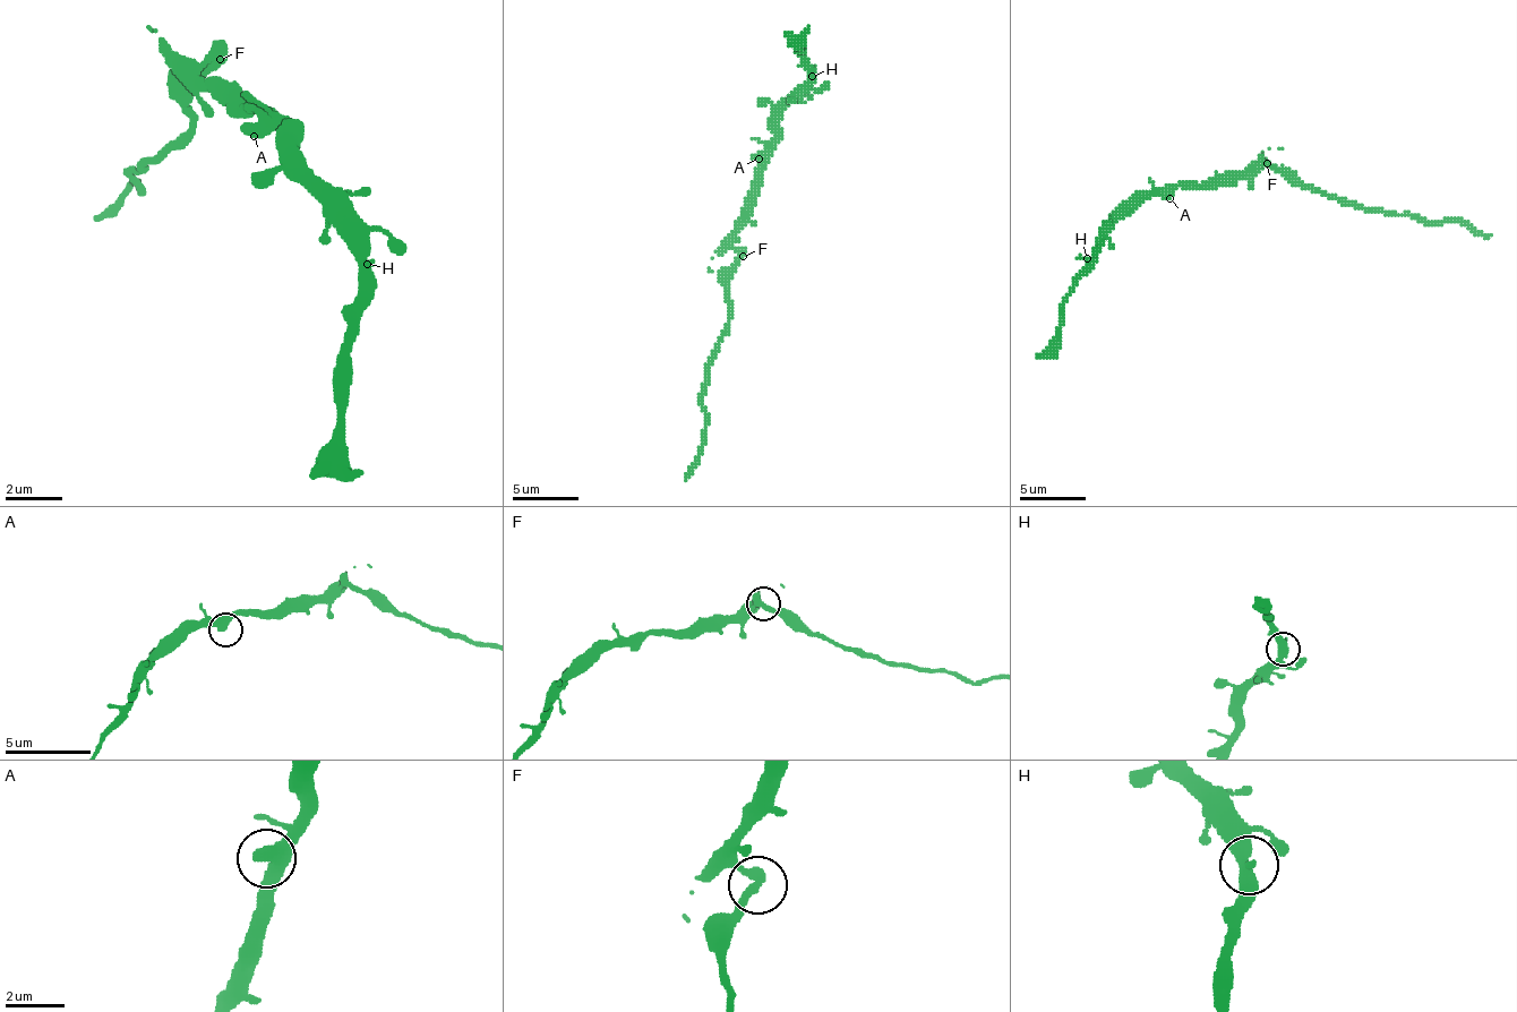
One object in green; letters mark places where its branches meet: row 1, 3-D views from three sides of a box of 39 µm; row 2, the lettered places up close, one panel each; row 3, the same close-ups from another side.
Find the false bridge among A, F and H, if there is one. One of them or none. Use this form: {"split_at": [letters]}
{"split_at": ["F"]}

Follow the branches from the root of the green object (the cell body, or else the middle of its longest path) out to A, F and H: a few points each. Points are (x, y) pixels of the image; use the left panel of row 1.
A: (217, 100), (224, 106), (246, 106), (260, 121), (260, 128), (254, 136)
F: (217, 100), (196, 78), (217, 57)
H: (217, 100), (224, 106), (267, 114), (289, 136), (289, 164), (317, 193), (346, 242), (367, 264)

